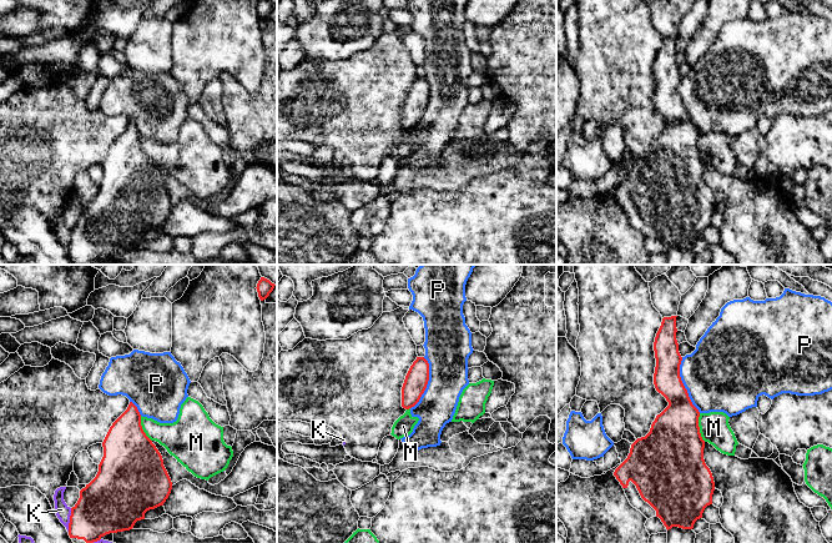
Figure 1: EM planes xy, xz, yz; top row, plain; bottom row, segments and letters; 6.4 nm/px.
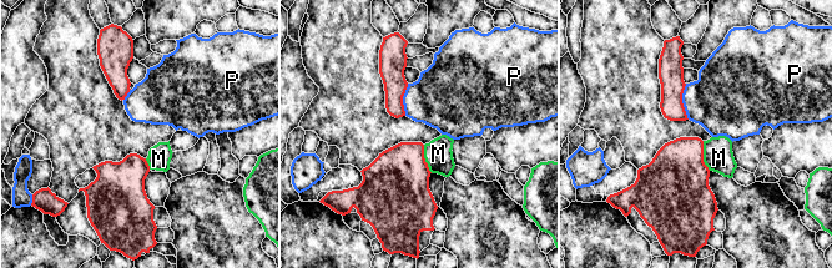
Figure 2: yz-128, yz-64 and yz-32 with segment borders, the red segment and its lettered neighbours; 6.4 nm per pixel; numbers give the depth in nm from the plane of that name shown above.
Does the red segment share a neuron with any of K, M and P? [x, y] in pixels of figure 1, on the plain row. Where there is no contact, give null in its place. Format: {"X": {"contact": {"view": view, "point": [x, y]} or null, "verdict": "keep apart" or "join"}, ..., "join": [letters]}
{"K": {"contact": {"view": "xy", "point": [70, 240]}, "verdict": "keep apart"}, "M": {"contact": {"view": "yz", "point": [699, 147]}, "verdict": "keep apart"}, "P": {"contact": {"view": "yz", "point": [682, 105]}, "verdict": "keep apart"}, "join": []}

